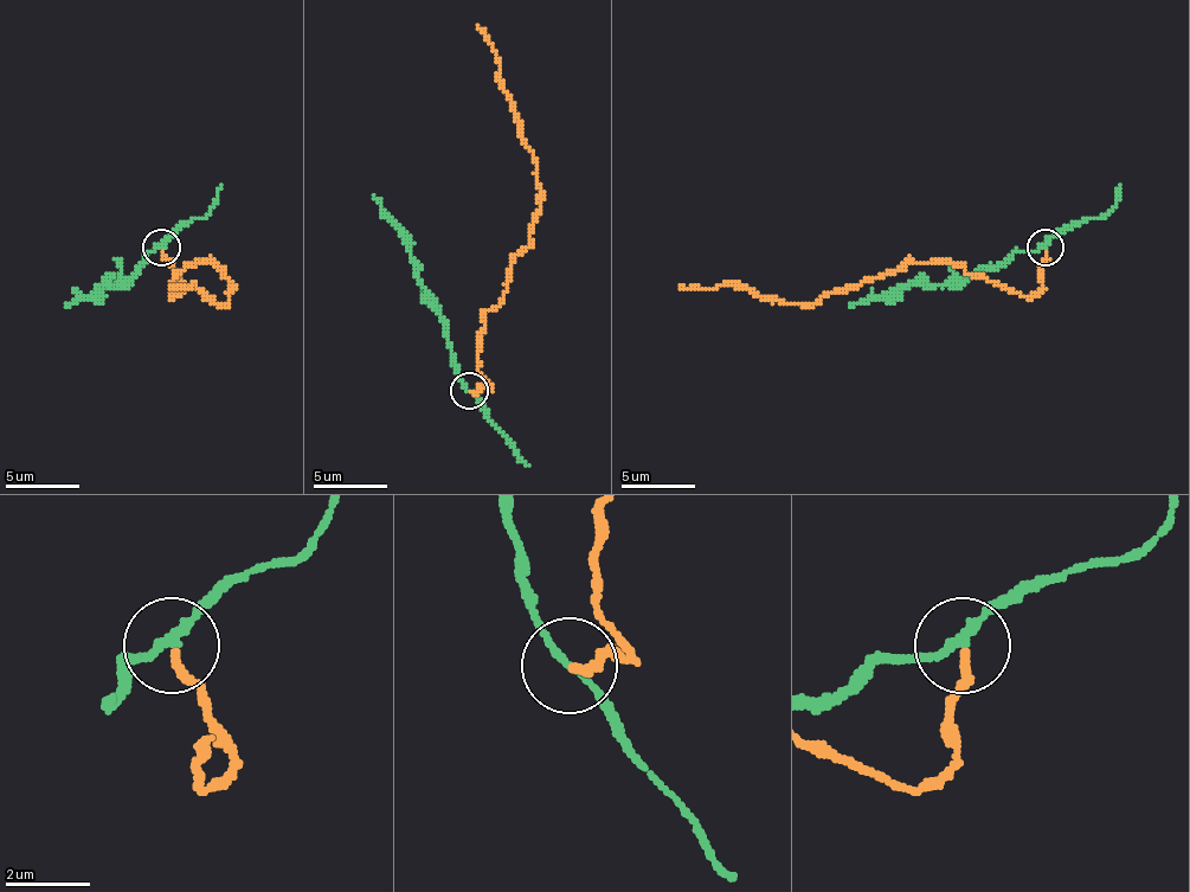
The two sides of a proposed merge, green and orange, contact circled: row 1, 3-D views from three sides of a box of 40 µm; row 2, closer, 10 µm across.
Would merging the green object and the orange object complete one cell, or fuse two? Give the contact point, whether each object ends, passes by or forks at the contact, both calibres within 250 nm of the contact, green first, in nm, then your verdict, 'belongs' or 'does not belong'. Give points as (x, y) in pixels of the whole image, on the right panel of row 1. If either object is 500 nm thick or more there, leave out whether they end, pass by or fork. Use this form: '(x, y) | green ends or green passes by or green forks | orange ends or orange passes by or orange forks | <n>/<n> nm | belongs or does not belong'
(1044, 246) | green passes by | orange ends | 180/200 nm | does not belong

